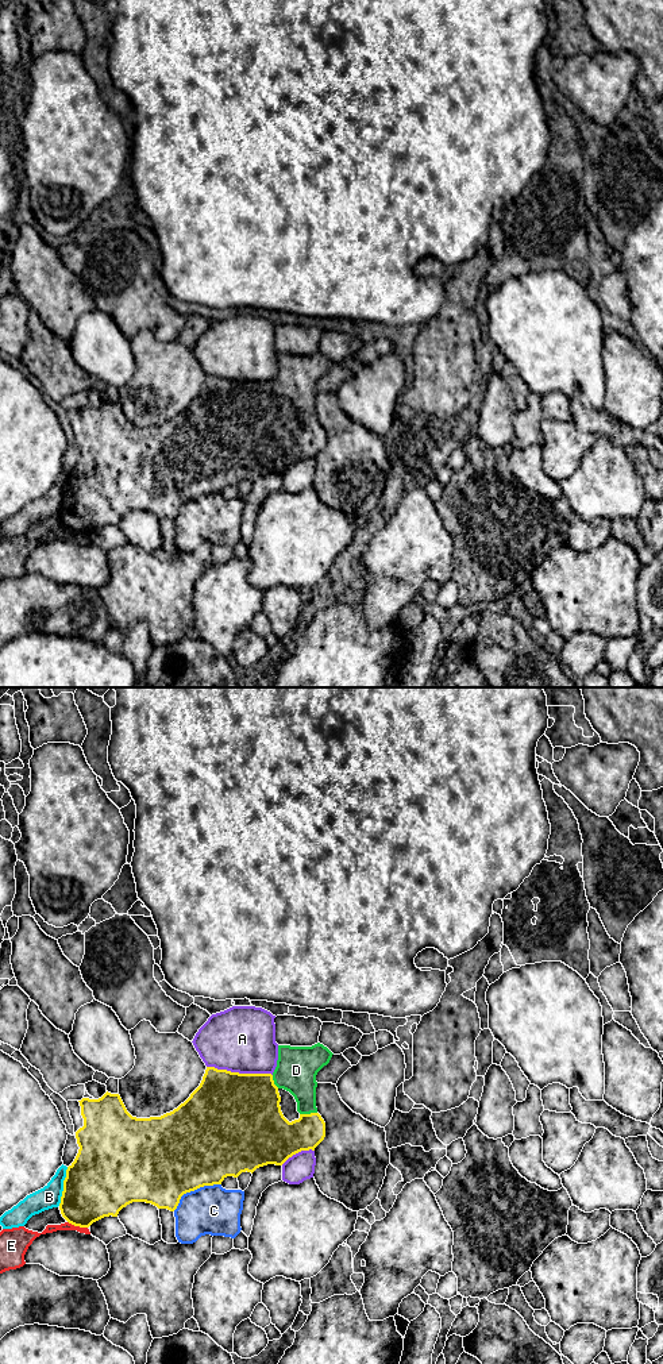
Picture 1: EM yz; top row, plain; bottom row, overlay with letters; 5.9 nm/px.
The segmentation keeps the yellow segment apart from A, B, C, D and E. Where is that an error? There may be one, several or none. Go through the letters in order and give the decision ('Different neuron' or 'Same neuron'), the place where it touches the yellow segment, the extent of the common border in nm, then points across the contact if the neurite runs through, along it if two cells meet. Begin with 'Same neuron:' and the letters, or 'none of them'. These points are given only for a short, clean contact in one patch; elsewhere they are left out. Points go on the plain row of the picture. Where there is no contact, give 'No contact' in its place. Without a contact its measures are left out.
Same neuron: D
A: Different neuron. Touches yellow at yz (238, 381). Shared border 400 nm
B: Different neuron. Touches yellow at yz (64, 494). Shared border 240 nm
C: Different neuron. Touches yellow at yz (193, 499). Shared border 340 nm
D: Same neuron. Touches yellow at yz (308, 423). Shared border 110 nm
E: Different neuron. Touches yellow at yz (77, 534). Shared border 130 nm

